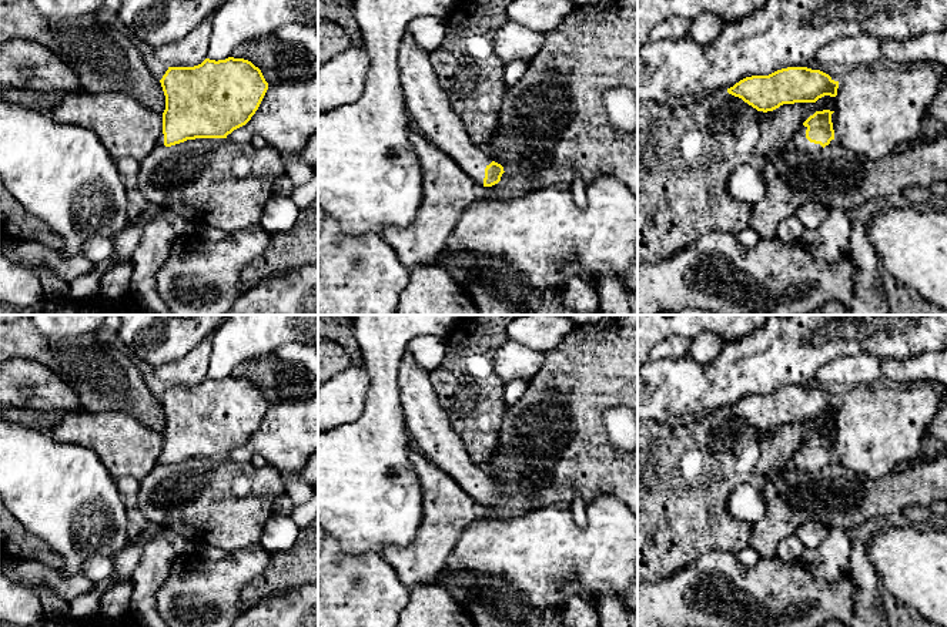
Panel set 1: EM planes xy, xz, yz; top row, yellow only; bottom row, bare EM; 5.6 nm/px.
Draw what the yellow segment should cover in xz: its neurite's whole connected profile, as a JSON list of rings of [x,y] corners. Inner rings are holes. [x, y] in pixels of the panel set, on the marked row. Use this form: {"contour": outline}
{"contour": [[[409,30],[401,40],[398,63],[405,105],[414,125],[446,152],[478,185],[498,184],[505,172],[503,167],[471,141],[436,80],[431,54],[414,40]]]}

